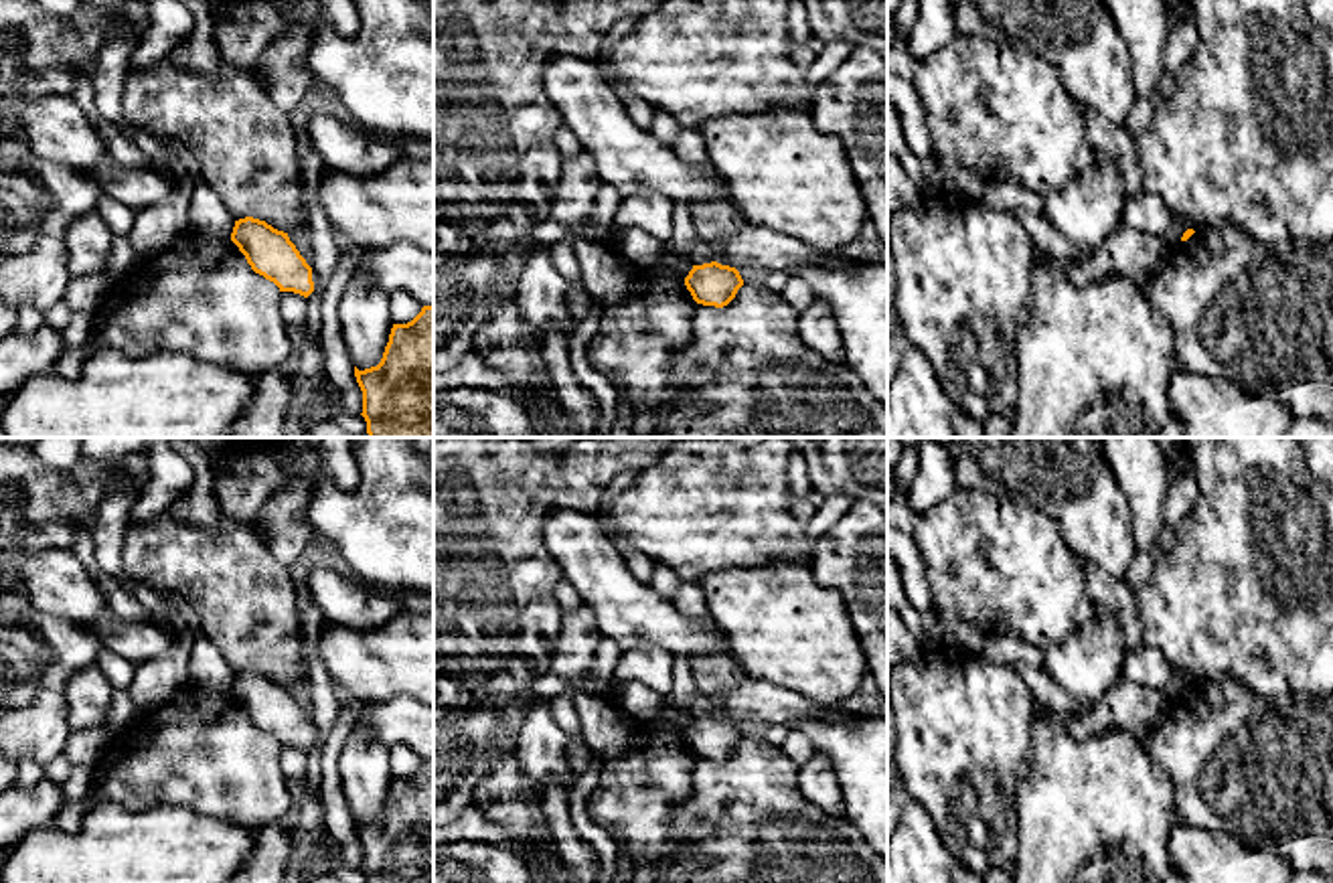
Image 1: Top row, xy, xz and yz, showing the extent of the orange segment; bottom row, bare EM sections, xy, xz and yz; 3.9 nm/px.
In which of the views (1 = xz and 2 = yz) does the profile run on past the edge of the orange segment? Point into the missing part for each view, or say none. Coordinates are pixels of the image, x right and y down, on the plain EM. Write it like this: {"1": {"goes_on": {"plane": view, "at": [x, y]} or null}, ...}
{"1": {"goes_on": null}, "2": {"goes_on": null}}

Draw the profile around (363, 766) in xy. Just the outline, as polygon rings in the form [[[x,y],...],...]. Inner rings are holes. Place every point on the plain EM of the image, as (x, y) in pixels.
[[[365,727],[355,729],[338,759],[342,792],[359,824],[377,820],[393,782],[389,747]]]

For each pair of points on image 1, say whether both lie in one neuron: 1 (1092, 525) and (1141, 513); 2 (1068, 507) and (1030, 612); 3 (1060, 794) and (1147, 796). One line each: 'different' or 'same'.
1: different
2: different
3: same

